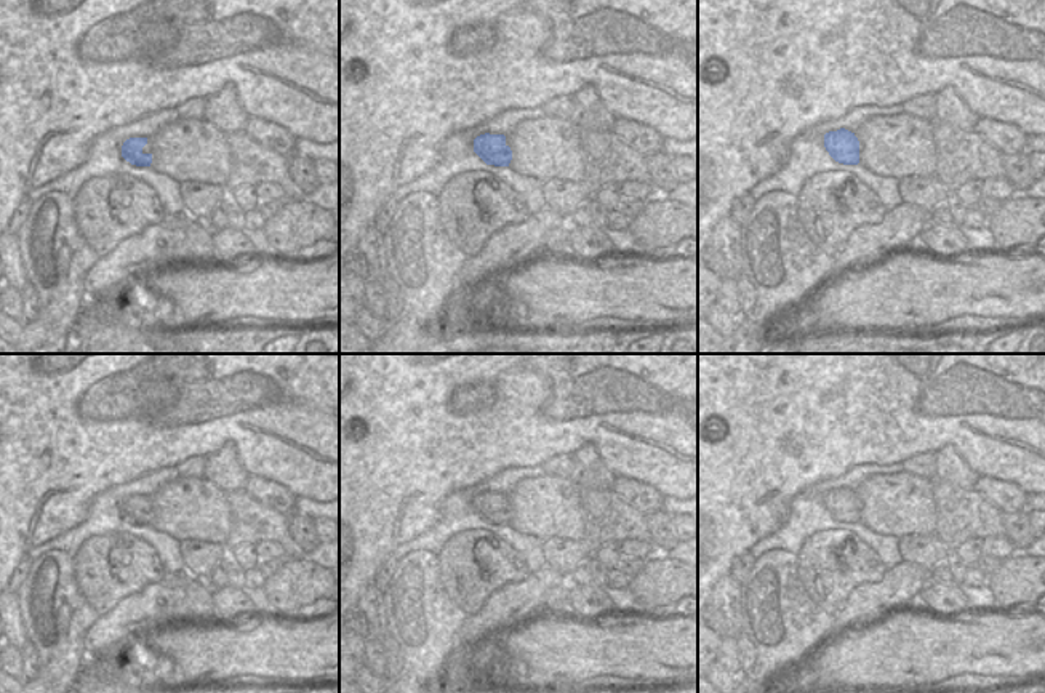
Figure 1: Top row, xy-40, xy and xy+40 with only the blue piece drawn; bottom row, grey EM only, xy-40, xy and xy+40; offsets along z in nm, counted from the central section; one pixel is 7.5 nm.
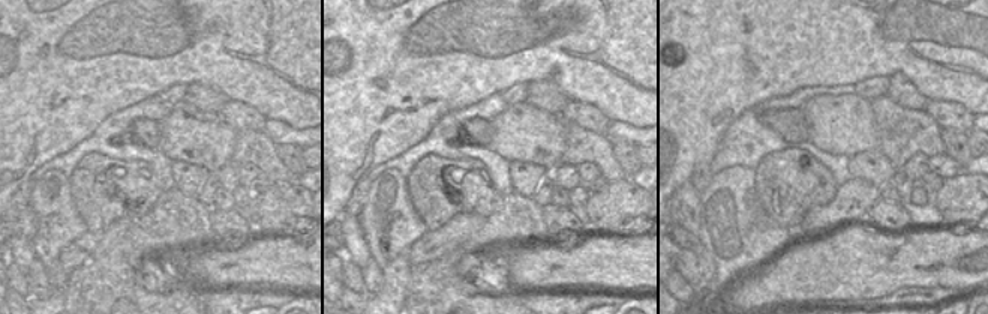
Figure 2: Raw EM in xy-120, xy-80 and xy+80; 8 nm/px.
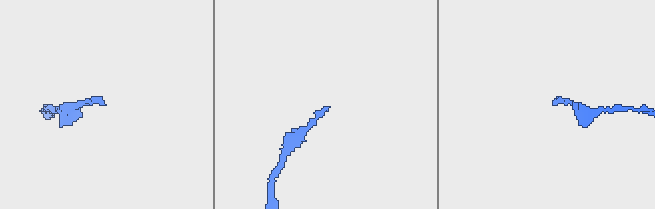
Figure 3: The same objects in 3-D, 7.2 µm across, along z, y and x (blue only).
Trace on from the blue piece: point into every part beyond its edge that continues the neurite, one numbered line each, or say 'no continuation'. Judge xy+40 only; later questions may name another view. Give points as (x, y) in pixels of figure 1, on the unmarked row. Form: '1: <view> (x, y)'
no continuation

